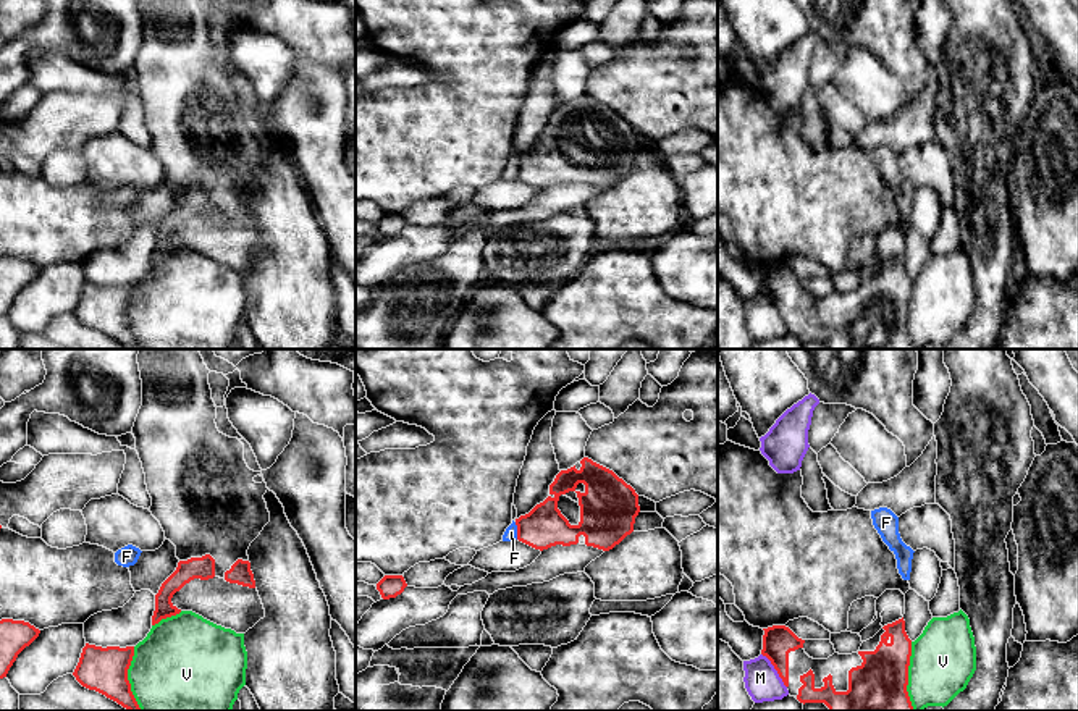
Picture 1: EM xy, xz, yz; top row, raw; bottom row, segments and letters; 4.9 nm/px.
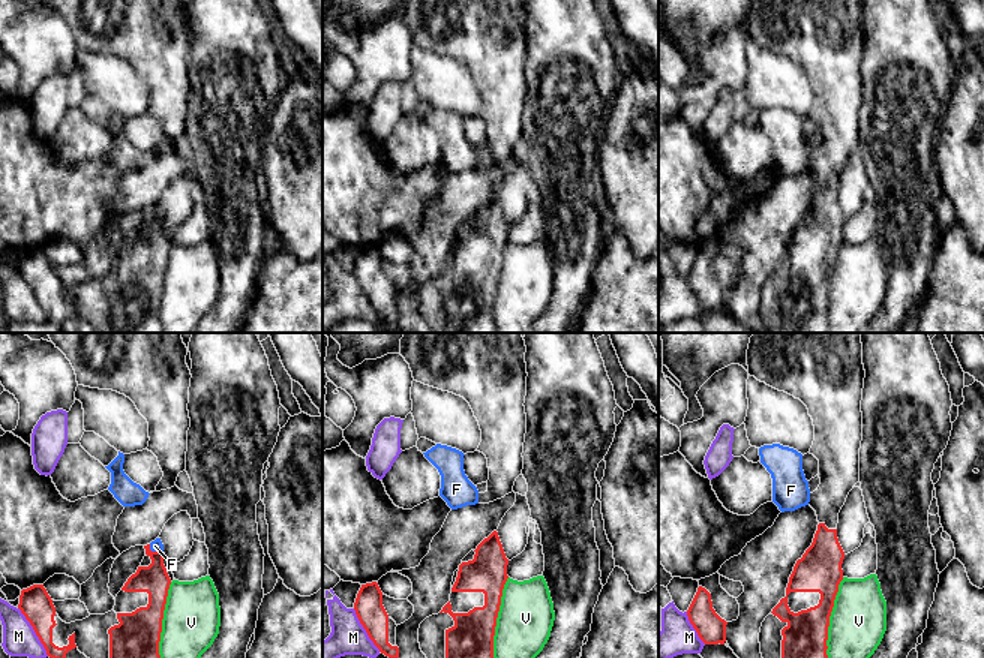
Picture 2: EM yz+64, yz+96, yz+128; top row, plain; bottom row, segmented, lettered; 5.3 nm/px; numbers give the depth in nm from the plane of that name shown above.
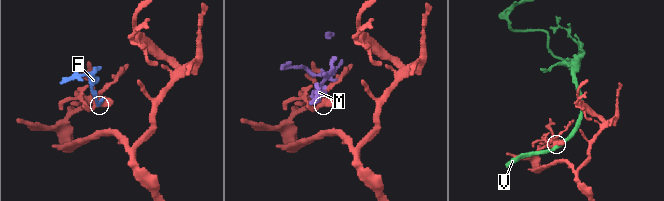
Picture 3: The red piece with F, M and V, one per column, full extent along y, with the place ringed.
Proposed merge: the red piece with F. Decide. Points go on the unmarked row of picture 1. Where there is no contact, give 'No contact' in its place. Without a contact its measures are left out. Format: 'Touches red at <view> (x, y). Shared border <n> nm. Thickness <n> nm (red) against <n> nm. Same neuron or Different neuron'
Touches red at xz (517, 168). Shared border 90 nm. Thickness 200 nm (red) against 60 nm. Different neuron

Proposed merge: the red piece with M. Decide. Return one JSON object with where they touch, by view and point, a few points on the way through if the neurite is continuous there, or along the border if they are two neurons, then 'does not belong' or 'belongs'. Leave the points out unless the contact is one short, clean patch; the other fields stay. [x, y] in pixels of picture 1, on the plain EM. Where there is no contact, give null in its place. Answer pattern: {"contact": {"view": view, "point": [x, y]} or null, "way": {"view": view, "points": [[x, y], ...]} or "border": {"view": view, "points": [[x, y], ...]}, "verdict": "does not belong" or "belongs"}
{"contact": {"view": "yz", "point": [776, 307]}, "verdict": "does not belong"}

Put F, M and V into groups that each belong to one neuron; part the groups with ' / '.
F / M / V

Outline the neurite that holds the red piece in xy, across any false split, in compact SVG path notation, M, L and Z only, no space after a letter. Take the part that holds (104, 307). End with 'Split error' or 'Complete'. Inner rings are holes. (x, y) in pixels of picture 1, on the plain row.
M86 281L73 313L82 325L105 333L128 349L141 349L128 318L133 294L134 284L102 286Z. Complete

